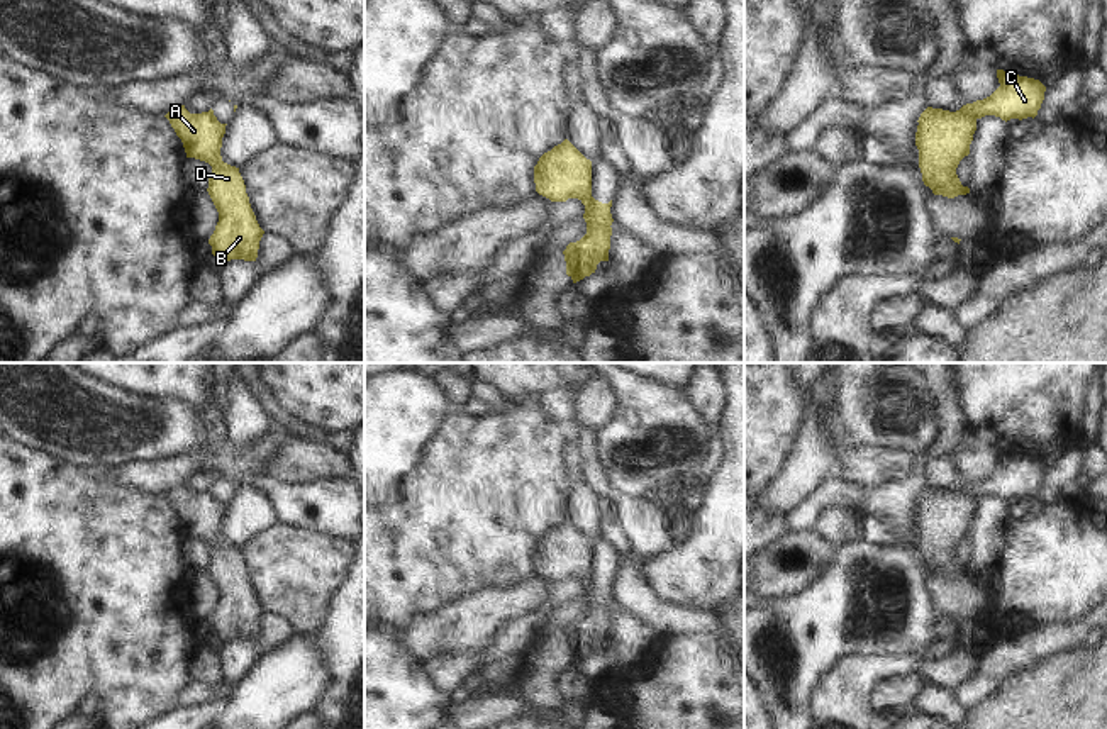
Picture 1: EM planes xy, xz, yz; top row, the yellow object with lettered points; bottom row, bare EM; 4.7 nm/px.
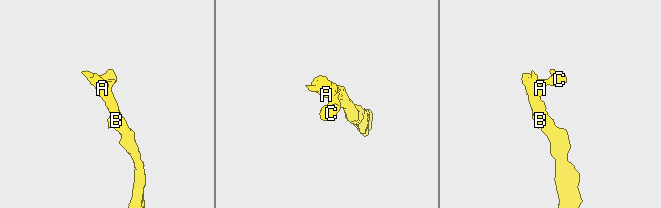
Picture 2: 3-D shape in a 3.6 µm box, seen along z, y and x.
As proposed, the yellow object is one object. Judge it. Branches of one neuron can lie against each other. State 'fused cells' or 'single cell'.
fused cells

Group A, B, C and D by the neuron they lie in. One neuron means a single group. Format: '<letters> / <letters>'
A B D / C

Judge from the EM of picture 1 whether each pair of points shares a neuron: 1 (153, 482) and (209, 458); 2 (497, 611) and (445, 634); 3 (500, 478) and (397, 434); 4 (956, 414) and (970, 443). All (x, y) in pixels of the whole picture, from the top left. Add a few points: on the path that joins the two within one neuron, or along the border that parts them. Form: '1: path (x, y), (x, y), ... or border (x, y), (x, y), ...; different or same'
1: path (166, 475), (195, 460); same
2: path (483, 612), (470, 623), (458, 626); same
3: border (446, 412), (426, 445), (421, 460), (402, 480); different
4: border (968, 428), (948, 455); different

